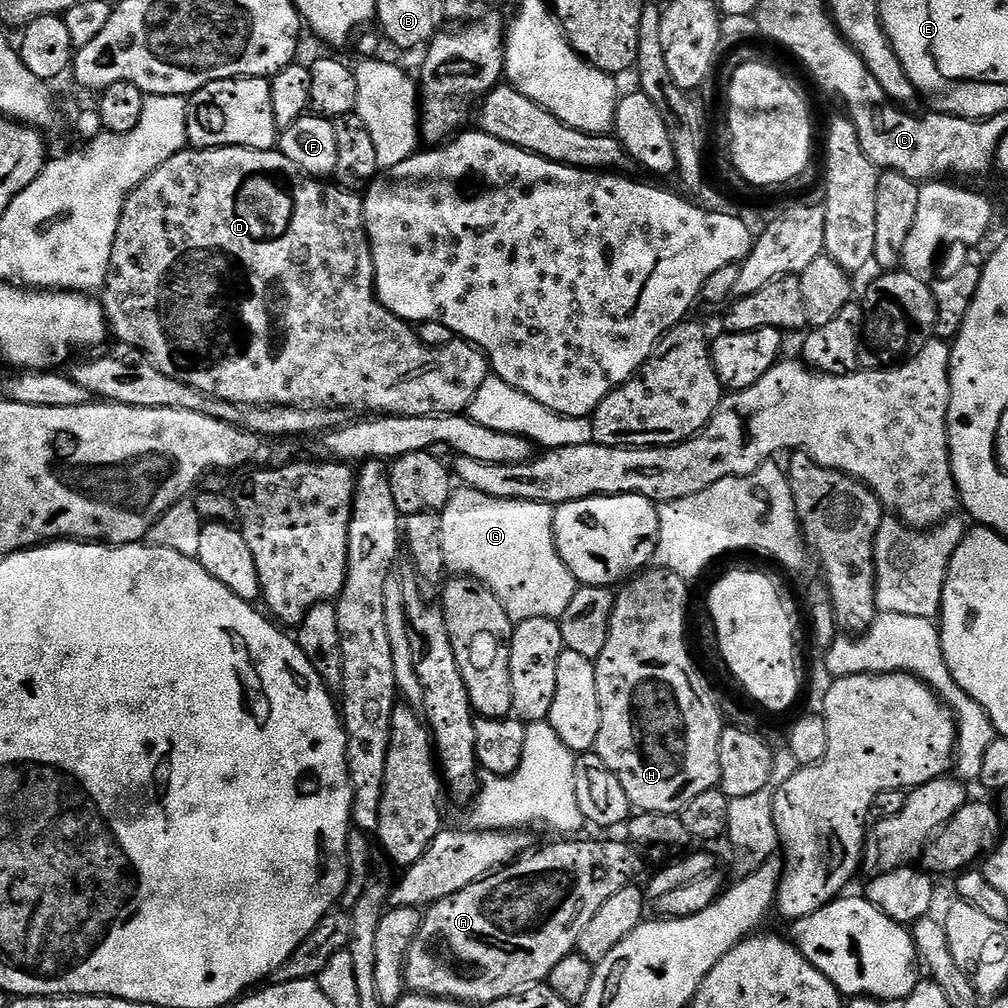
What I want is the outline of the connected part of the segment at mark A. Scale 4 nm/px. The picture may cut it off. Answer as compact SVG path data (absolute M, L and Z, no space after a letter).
M560 838L557 844L548 844L545 848L537 847L529 850L520 857L513 860L511 864L497 868L489 876L483 876L478 882L466 886L466 890L458 890L458 894L450 894L442 898L437 904L431 905L423 913L420 921L420 929L416 935L416 941L410 946L408 957L404 963L404 982L413 993L421 996L441 996L447 1000L461 1000L465 1006L480 1004L486 1006L495 1000L506 998L515 992L521 992L524 988L529 988L531 984L543 984L547 981L550 970L566 958L566 954L576 951L576 943L582 930L590 923L590 918L594 918L596 913L606 901L618 894L618 890L629 887L636 876L636 871L640 868L640 860L636 857L637 849L631 843L623 844L620 840L576 840L580 838Z

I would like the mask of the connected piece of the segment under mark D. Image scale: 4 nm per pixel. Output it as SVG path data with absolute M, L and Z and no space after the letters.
M208 148L208 149L205 149L205 150L204 150L204 151L201 151L201 152L200 152L200 153L199 153L199 154L192 154L192 155L196 155L196 156L188 156L188 155L189 155L189 154L181 154L181 155L179 155L179 156L175 156L175 157L174 157L174 158L166 158L166 162L162 162L162 163L161 163L161 164L156 164L156 165L155 165L155 167L153 167L153 169L154 169L154 170L153 170L153 172L152 172L152 173L150 173L150 174L149 174L149 176L147 176L147 175L145 175L145 176L144 176L144 177L143 177L143 179L141 179L141 181L140 181L140 183L139 183L139 184L137 184L137 185L136 185L136 187L135 187L135 188L133 188L133 189L132 189L132 191L131 191L131 192L129 192L129 193L128 193L128 195L127 195L127 196L125 196L125 197L124 197L124 205L123 205L123 206L122 206L122 214L121 214L121 215L120 215L120 217L119 217L119 218L118 218L118 234L114 234L114 250L113 250L113 251L112 251L112 253L111 253L111 254L110 254L110 266L109 266L109 267L108 267L108 276L107 276L107 278L106 278L106 279L104 279L104 289L103 289L103 292L102 292L102 303L103 303L103 305L104 305L104 316L105 316L105 318L106 318L106 319L107 319L107 320L108 320L108 327L109 327L109 329L110 329L110 332L111 332L111 335L112 335L112 336L113 336L113 337L115 337L115 336L116 336L116 337L115 337L115 339L116 339L116 340L117 340L117 341L119 341L119 343L121 343L121 344L129 344L129 345L130 345L130 346L134 346L134 347L135 347L135 348L137 348L137 349L138 349L138 350L142 350L142 351L143 351L143 352L145 352L145 353L146 353L146 354L147 354L147 356L149 356L149 357L150 357L150 359L152 359L152 360L153 360L153 361L154 361L154 363L156 363L156 365L157 365L157 366L158 366L158 370L162 370L162 374L170 374L170 378L178 378L178 382L186 382L186 383L187 383L187 384L189 384L189 385L190 385L190 386L194 386L194 387L195 387L195 388L197 388L197 389L198 389L198 390L202 390L202 391L203 391L203 392L205 392L205 393L206 393L206 394L207 394L207 396L213 396L213 398L214 398L214 399L215 399L215 400L225 400L225 401L226 401L226 402L230 402L230 403L231 403L231 404L238 404L238 405L241 405L241 406L271 406L271 405L274 405L274 404L290 404L290 405L293 405L293 406L328 406L328 405L331 405L331 404L333 404L333 405L335 405L335 407L337 407L337 408L339 408L339 409L341 409L341 410L353 410L353 409L352 409L352 408L369 408L369 410L370 410L370 411L372 411L372 412L369 412L369 413L372 413L372 414L387 414L387 415L389 415L389 416L454 416L454 415L457 415L457 414L464 414L464 413L467 413L467 411L468 411L468 407L469 407L469 406L471 406L471 404L472 404L472 403L473 403L473 402L474 402L474 398L475 398L475 397L476 397L476 395L477 395L477 394L478 394L478 390L482 390L482 382L486 382L486 381L487 381L487 380L488 380L488 378L489 378L489 375L490 375L490 365L489 365L489 362L488 362L488 357L487 357L487 355L485 355L485 353L483 353L483 352L481 352L481 351L480 351L480 349L479 349L479 348L477 348L477 347L476 347L476 345L474 345L474 344L469 344L469 343L468 343L468 341L466 341L466 340L461 340L461 339L459 339L459 338L453 338L453 340L452 340L452 341L450 341L450 343L449 343L449 344L448 344L448 345L446 345L446 346L445 346L445 347L444 347L444 348L431 348L431 347L430 347L430 346L426 346L426 345L425 345L425 344L423 344L423 342L422 342L422 341L421 341L421 340L420 340L420 338L419 338L419 335L418 335L418 332L417 332L417 329L416 329L416 328L415 328L415 327L413 327L413 325L412 325L412 324L411 324L411 323L409 323L409 321L406 321L406 320L403 320L403 319L402 319L402 318L398 318L398 317L397 317L397 316L395 316L395 315L394 315L394 314L393 314L393 313L392 313L392 312L391 312L391 310L389 310L389 309L388 309L388 307L387 307L387 306L386 306L386 305L384 305L384 304L383 304L383 302L382 302L382 301L380 301L380 299L379 299L379 298L377 298L377 296L376 296L376 275L375 275L375 274L374 274L374 258L373 258L373 257L372 257L372 247L371 247L371 246L370 246L370 242L369 242L369 241L368 241L368 231L367 231L367 230L366 230L366 222L365 222L365 221L364 221L364 202L363 202L363 199L361 199L361 197L360 197L360 196L359 196L359 195L357 195L357 193L356 193L356 192L355 192L355 191L352 191L352 190L349 190L349 189L347 189L347 188L341 188L341 187L339 187L339 186L337 186L337 185L336 185L336 184L335 184L335 183L332 183L332 182L330 182L330 183L324 183L324 182L321 182L321 181L320 181L320 180L319 180L319 179L316 179L316 178L311 178L311 177L307 177L307 176L305 176L305 175L304 175L304 173L302 173L302 172L300 172L300 171L299 171L299 170L298 170L298 166L294 166L294 162L290 162L290 158L286 158L286 157L285 157L285 156L283 156L283 155L282 155L282 153L280 153L280 152L279 152L279 150L273 150L273 151L270 151L270 152L267 152L267 151L266 151L266 150L254 150L254 149L253 149L253 148Z

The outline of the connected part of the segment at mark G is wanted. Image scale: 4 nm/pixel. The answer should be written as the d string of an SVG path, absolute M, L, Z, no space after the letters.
M466 487L453 491L442 510L447 567L488 585L514 622L526 618L559 620L578 587L556 549L551 519L544 518L540 524L540 512L542 505L533 500L503 500Z

